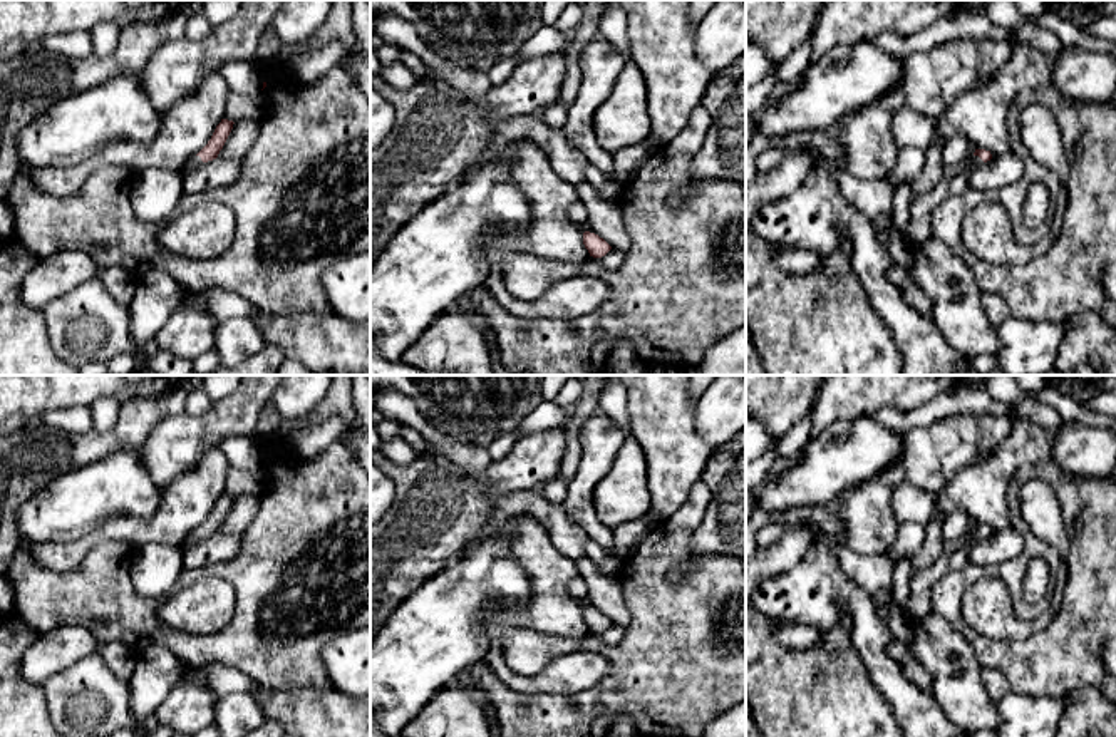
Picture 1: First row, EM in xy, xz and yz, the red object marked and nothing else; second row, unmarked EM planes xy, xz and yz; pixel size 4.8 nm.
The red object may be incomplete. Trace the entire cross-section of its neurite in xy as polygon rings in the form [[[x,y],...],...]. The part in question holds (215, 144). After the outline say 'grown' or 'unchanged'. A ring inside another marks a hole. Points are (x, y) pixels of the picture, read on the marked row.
[[[221,119],[208,144],[188,164],[184,164],[181,174],[199,168],[203,162],[216,159],[233,129],[233,124],[233,121]]] | grown

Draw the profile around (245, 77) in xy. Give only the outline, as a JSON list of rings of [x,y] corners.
[[[233,60],[220,69],[230,92],[236,95],[260,94],[263,89],[263,69],[255,60]]]

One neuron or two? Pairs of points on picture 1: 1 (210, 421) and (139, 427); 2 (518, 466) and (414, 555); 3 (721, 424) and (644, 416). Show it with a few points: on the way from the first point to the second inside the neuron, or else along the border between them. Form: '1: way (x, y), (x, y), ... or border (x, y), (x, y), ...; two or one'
1: border (183, 412), (158, 421), (136, 449); two
2: way (491, 476), (438, 528); one
3: border (696, 401), (696, 429), (712, 449); two

